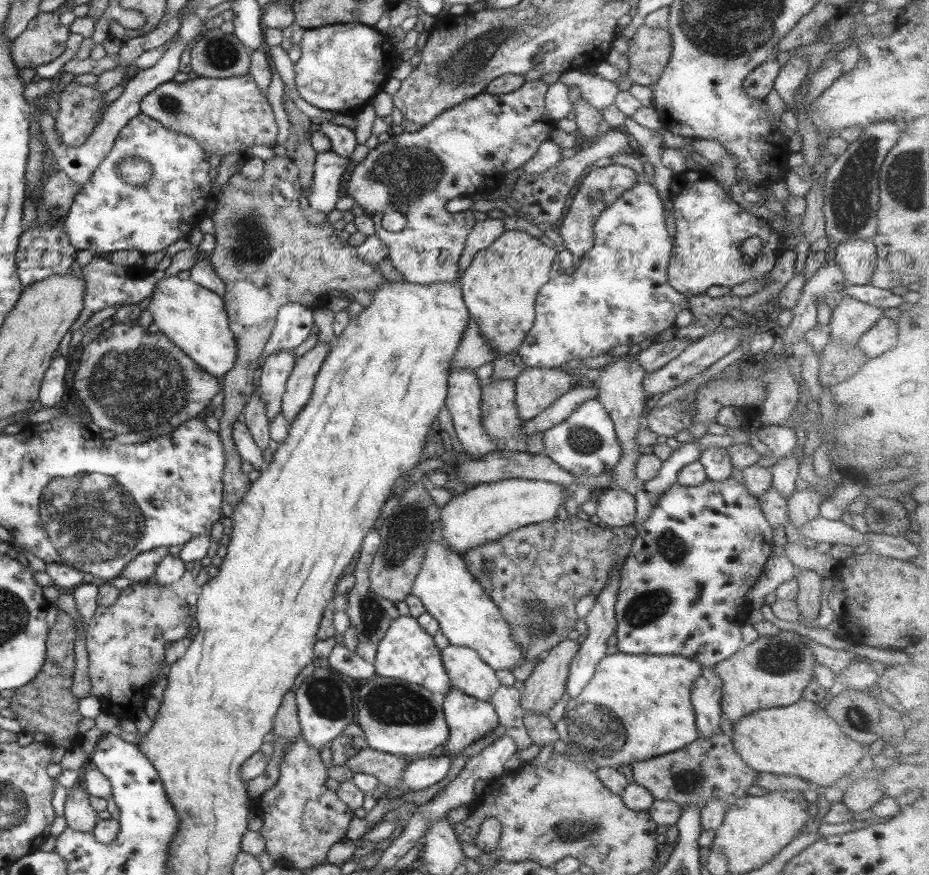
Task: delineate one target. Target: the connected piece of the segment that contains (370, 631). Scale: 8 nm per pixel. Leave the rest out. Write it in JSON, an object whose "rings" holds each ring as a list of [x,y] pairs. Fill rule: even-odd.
{"rings":[[[373,528],[363,540],[358,556],[359,560],[353,572],[356,577],[356,582],[347,594],[348,607],[345,610],[345,613],[349,616],[350,624],[354,626],[358,642],[370,642],[374,645],[377,645],[384,638],[392,621],[400,616],[396,608],[396,602],[390,602],[370,590],[369,568],[380,543],[381,538],[378,530],[377,528]]]}

